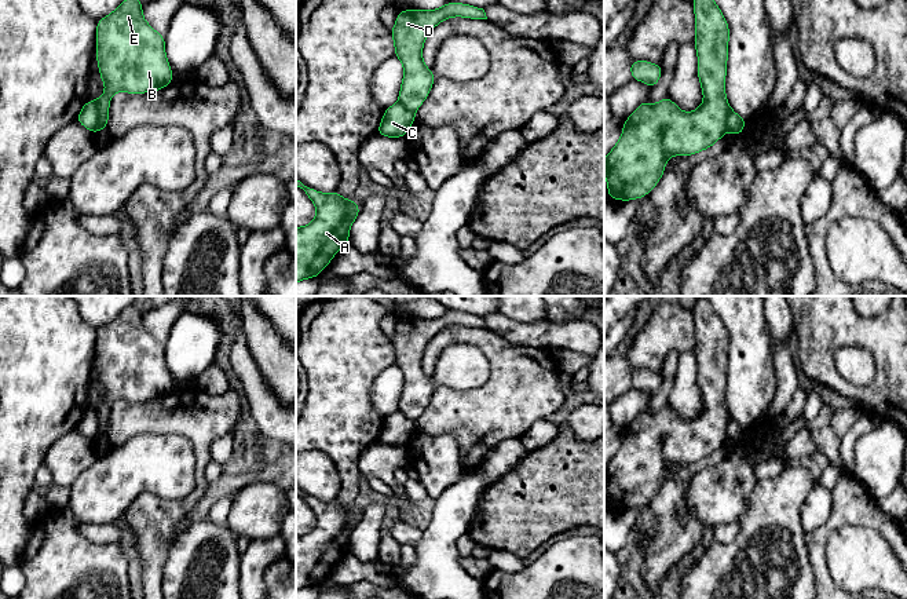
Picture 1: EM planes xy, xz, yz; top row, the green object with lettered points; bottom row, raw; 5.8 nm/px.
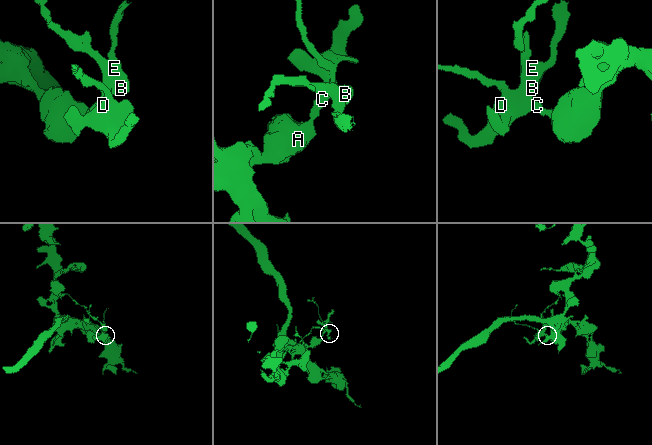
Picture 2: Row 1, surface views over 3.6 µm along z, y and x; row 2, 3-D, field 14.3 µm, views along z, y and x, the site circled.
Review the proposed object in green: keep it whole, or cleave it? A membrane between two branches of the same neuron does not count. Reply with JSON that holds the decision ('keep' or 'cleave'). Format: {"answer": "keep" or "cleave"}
{"answer": "cleave"}

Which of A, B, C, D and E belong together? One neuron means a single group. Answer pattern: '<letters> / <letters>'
A C / B D E

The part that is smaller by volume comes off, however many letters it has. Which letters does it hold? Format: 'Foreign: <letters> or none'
Foreign: B, D, E

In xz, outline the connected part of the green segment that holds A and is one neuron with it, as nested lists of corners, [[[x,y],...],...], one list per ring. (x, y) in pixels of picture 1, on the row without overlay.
[[[296,486],[317,516],[317,526],[304,536],[296,536],[296,592],[318,582],[333,565],[348,552],[350,536],[358,526],[361,515],[354,508],[343,507],[337,500],[321,501]]]

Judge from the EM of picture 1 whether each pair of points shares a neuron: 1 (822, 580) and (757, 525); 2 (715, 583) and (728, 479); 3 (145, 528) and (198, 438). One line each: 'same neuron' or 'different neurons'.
1: different neurons
2: different neurons
3: same neuron

